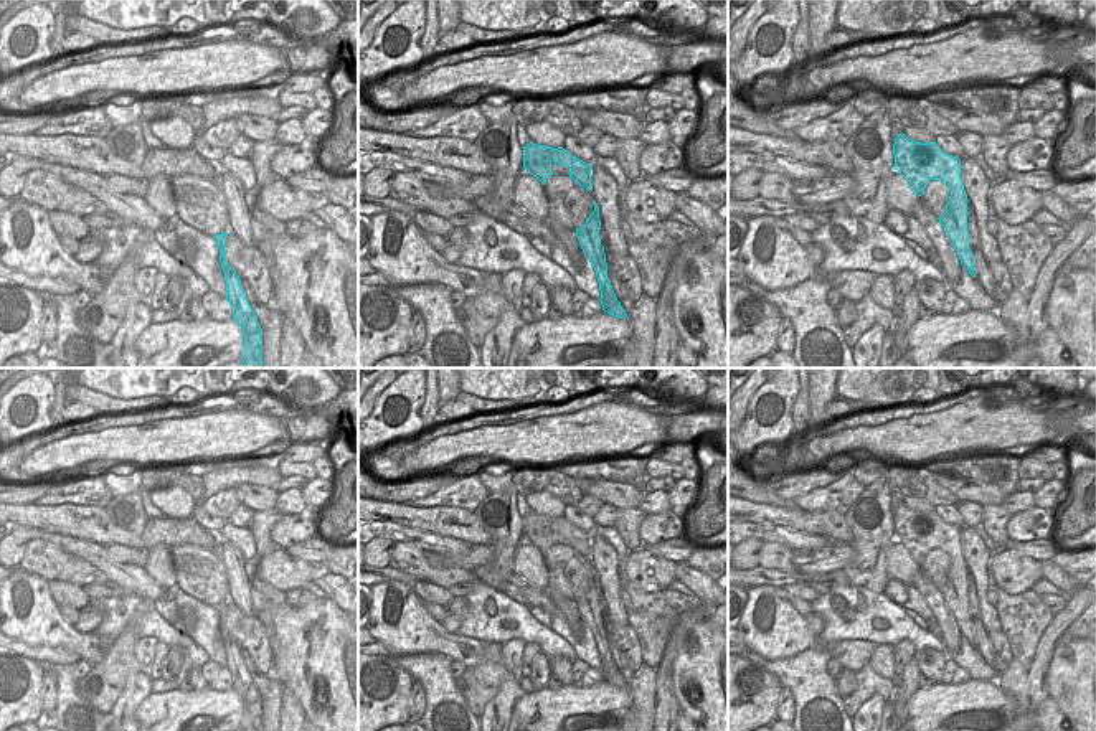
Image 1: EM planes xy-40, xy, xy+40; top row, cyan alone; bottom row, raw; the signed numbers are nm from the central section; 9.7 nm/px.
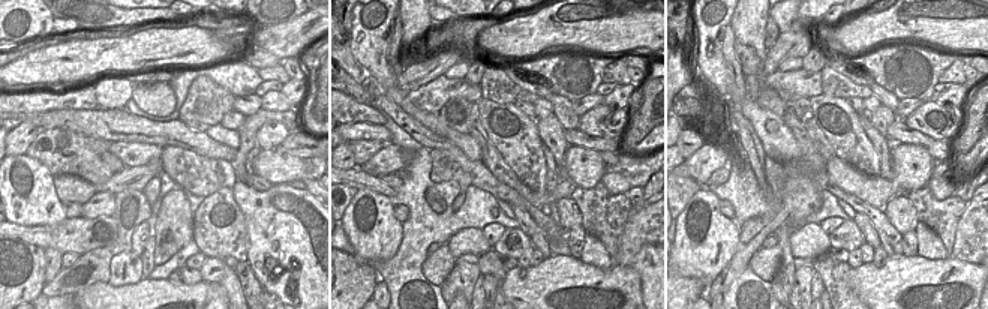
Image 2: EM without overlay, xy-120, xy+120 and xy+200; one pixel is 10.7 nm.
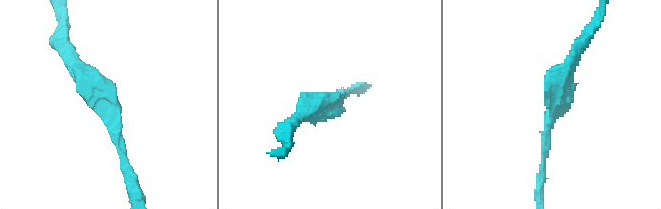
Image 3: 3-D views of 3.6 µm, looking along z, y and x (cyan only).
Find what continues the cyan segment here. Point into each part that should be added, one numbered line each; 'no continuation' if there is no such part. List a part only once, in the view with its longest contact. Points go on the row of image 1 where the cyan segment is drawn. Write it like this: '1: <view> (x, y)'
no continuation

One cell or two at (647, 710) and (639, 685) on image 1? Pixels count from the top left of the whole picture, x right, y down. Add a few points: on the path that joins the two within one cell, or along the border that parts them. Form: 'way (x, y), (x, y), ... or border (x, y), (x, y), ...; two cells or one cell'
way (644, 703), (642, 692); one cell

